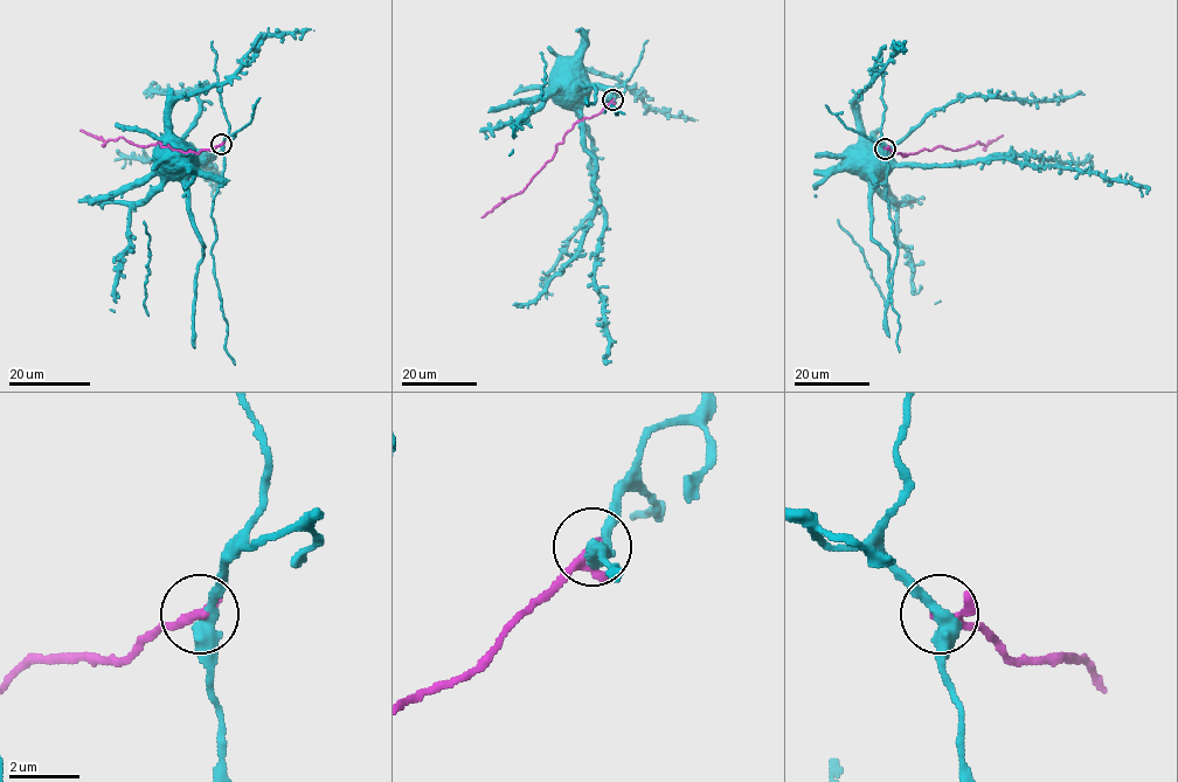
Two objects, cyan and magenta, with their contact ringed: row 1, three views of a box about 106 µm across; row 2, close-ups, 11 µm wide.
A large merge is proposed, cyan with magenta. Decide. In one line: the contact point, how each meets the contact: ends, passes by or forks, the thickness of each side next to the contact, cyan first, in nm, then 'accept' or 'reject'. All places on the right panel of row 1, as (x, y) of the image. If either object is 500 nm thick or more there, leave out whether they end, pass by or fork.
(885, 149) | cyan passes by | magenta passes by | 440/200 nm | reject

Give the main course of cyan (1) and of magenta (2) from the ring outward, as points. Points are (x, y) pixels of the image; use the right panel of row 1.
1: (886, 149), (887, 180), (878, 185), (873, 175), (894, 165), (1011, 159), (1099, 172), (1144, 185), (1147, 193)
2: (885, 149), (902, 156), (942, 146), (960, 150), (977, 142), (985, 145), (1003, 135)

